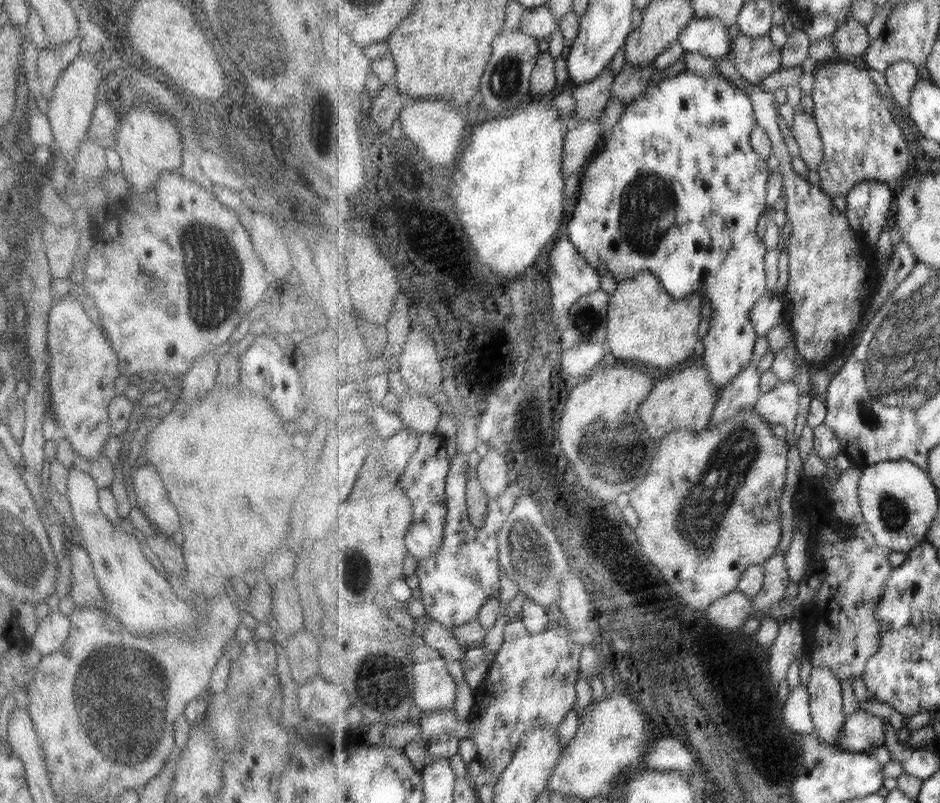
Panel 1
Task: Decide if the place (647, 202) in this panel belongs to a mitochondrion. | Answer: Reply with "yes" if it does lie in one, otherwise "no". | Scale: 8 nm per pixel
yes

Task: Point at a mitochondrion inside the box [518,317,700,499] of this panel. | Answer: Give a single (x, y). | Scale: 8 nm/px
(595, 435)

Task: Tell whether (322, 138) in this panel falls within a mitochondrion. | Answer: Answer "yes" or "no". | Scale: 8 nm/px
no

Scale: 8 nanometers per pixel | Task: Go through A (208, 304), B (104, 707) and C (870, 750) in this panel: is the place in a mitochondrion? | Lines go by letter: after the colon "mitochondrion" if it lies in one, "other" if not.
A: mitochondrion
B: mitochondrion
C: other

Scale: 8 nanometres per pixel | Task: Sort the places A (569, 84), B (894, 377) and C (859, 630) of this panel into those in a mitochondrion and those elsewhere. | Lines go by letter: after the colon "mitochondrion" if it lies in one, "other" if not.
A: other
B: mitochondrion
C: mitochondrion

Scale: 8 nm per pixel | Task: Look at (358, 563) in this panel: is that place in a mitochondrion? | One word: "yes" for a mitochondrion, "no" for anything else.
yes

